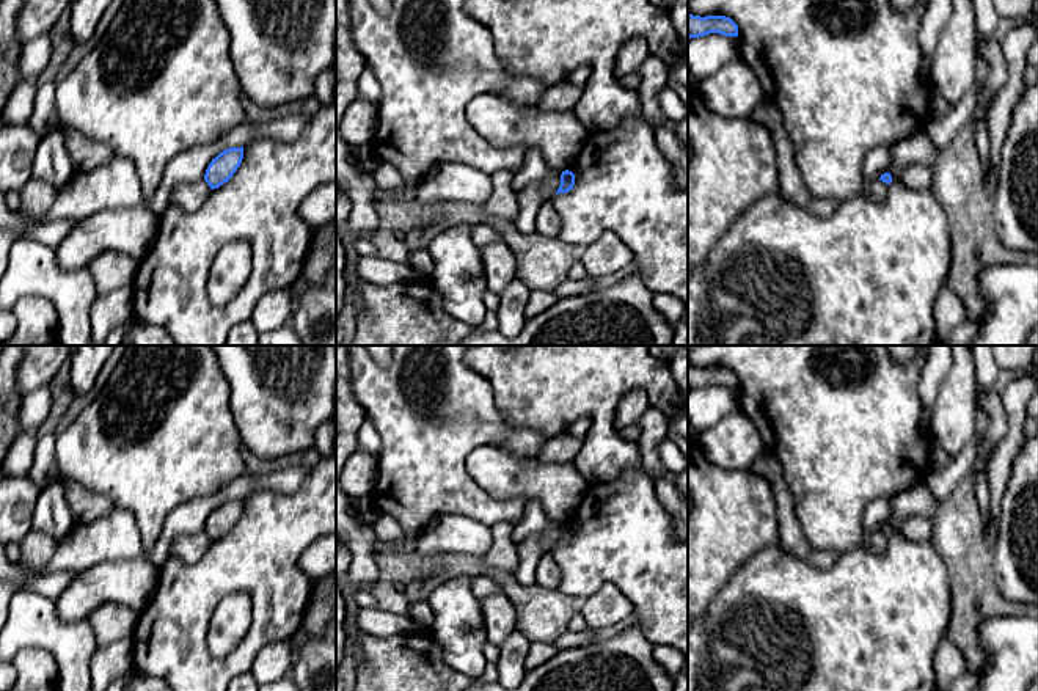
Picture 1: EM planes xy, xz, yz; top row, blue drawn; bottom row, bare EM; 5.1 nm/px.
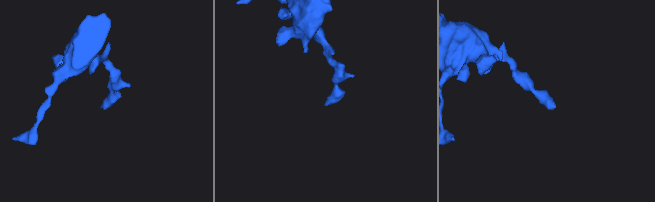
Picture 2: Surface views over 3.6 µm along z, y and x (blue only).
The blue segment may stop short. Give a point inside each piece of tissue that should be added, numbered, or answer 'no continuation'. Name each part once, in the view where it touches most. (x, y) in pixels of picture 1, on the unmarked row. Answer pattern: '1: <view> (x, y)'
no continuation

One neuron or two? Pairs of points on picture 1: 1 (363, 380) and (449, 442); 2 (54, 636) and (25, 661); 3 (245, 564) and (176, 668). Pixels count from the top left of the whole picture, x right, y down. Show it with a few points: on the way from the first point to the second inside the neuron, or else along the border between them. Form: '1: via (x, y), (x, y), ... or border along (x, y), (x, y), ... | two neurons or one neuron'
1: via (385, 391), (415, 421), (427, 426) | one neuron
2: border along (16, 652), (46, 649), (54, 657), (58, 674) | two neurons
3: via (219, 584), (184, 619), (184, 630), (176, 641) | one neuron

